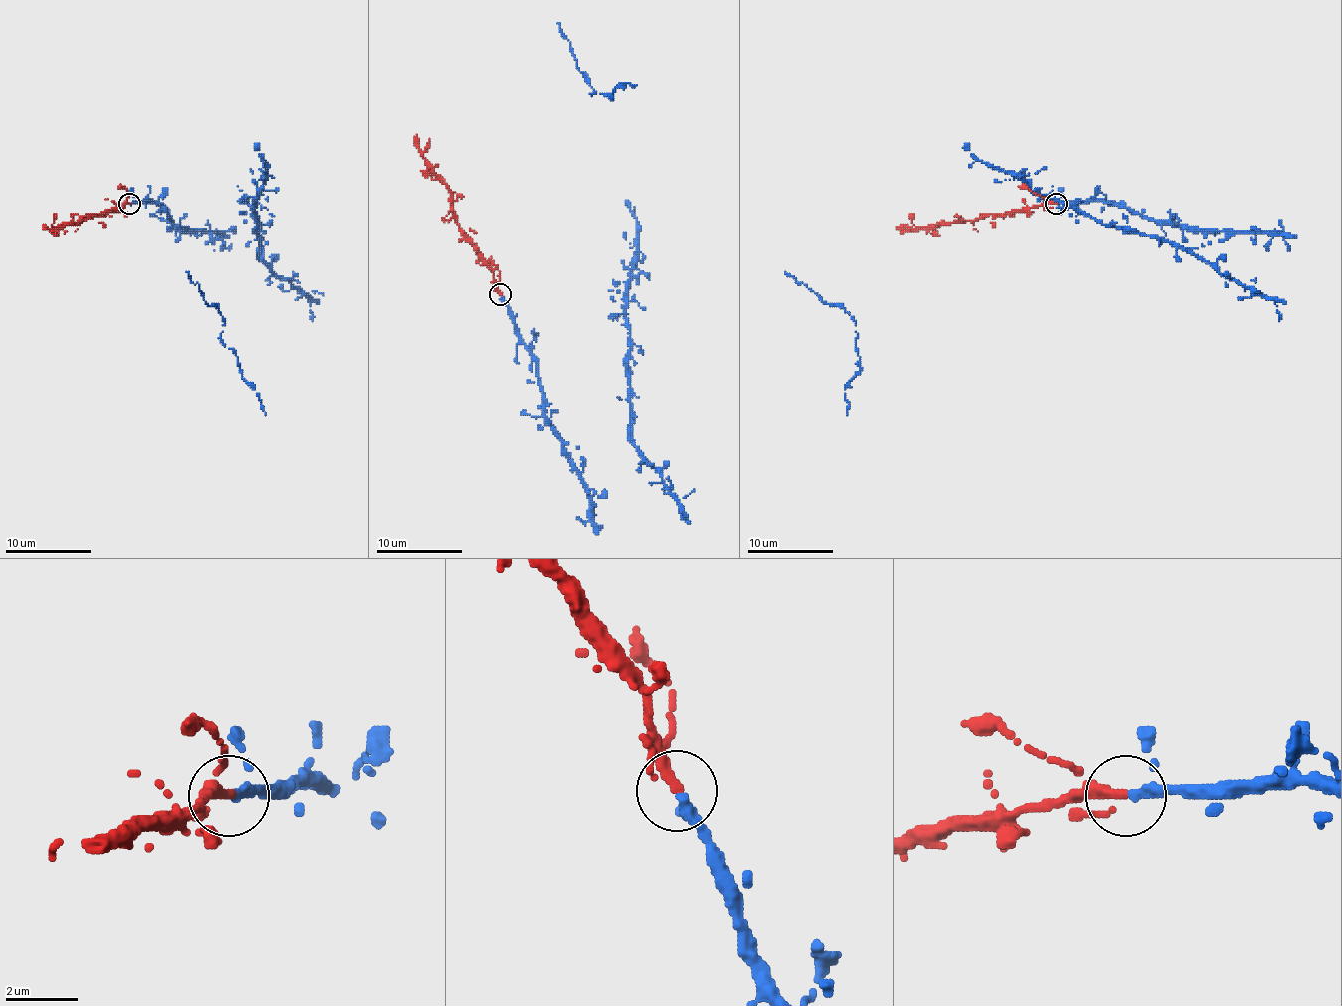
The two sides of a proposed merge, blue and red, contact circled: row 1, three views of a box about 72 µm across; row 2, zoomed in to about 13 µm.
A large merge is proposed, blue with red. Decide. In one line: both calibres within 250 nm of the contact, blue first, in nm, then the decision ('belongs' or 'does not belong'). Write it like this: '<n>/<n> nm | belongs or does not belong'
240/320 nm | belongs

